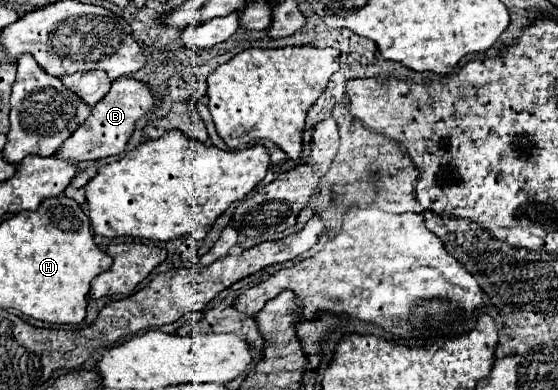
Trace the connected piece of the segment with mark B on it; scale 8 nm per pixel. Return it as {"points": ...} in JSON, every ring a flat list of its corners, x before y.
{"points":[[136,78,114,80,110,92,92,108,90,120,86,120,86,124,82,124,82,128,78,128,74,136,70,136,70,140,66,140,66,144,58,150,56,156,70,156,72,160,84,162,84,160,100,160,124,152,128,140,134,134,136,122,140,118,146,118,154,110,154,104,156,104,156,96,144,80,136,80]]}

